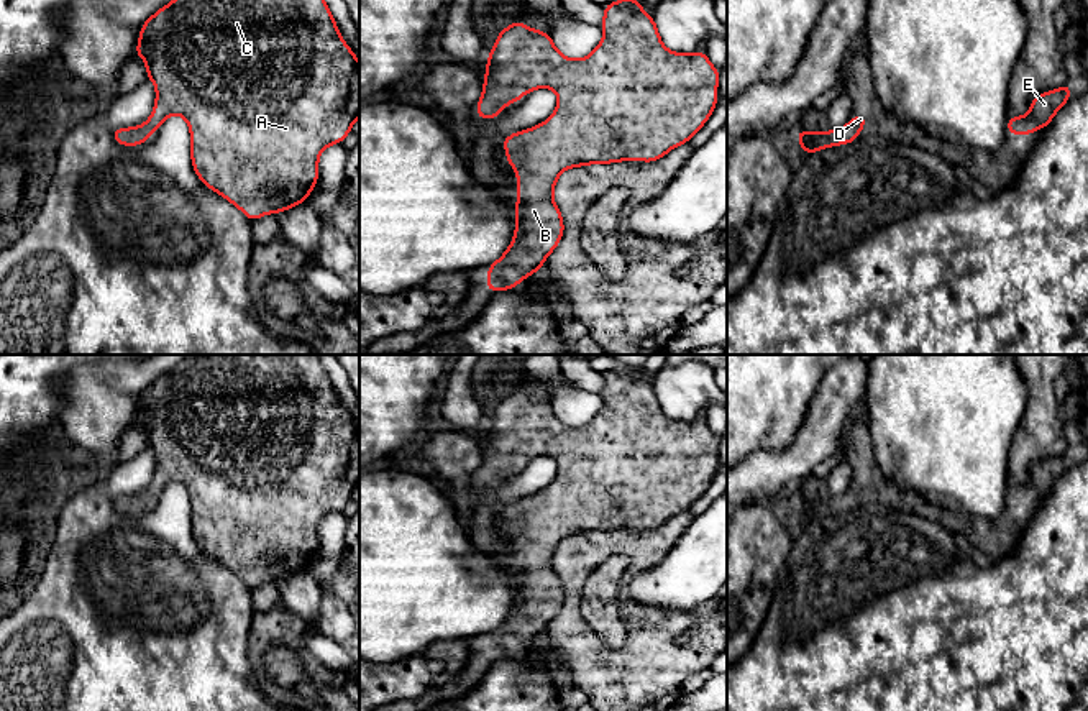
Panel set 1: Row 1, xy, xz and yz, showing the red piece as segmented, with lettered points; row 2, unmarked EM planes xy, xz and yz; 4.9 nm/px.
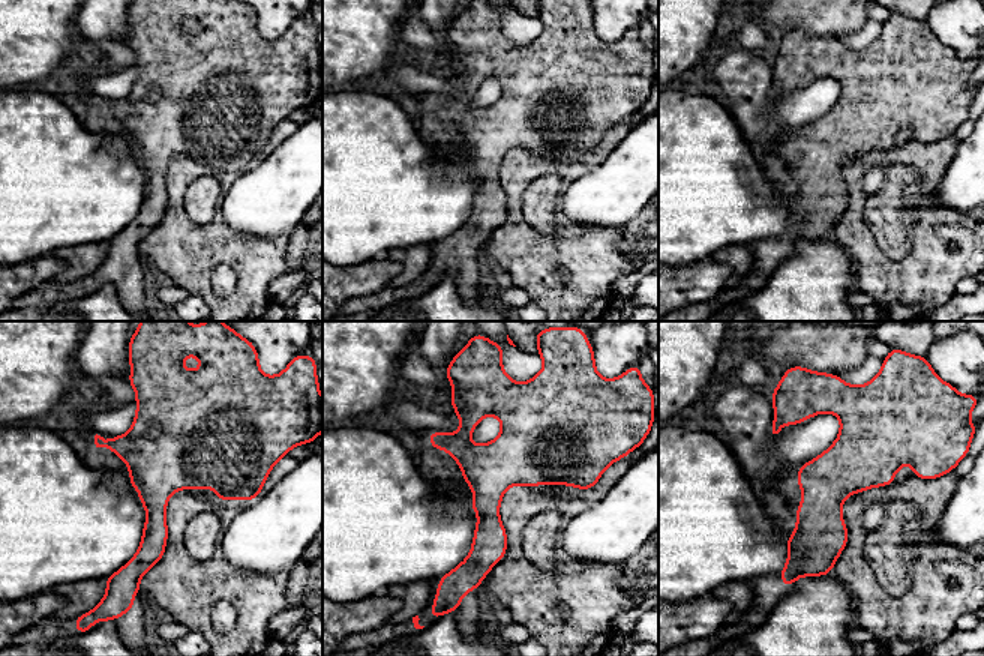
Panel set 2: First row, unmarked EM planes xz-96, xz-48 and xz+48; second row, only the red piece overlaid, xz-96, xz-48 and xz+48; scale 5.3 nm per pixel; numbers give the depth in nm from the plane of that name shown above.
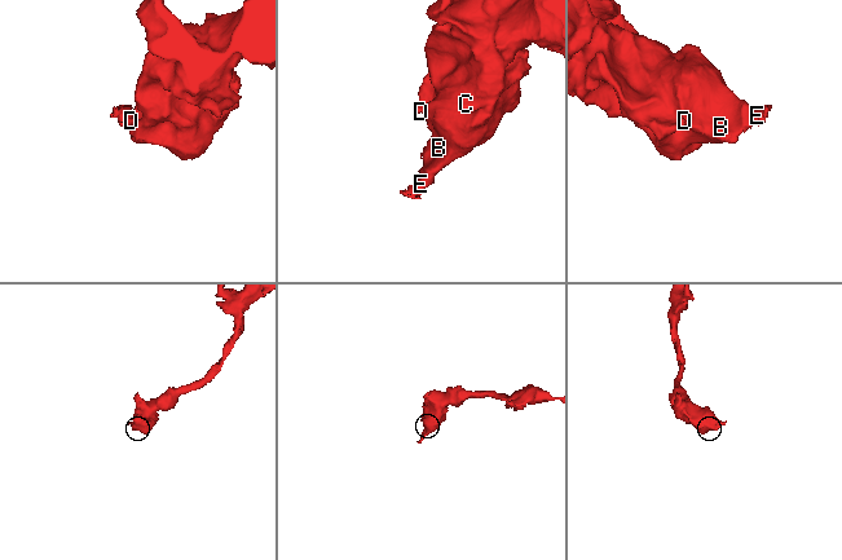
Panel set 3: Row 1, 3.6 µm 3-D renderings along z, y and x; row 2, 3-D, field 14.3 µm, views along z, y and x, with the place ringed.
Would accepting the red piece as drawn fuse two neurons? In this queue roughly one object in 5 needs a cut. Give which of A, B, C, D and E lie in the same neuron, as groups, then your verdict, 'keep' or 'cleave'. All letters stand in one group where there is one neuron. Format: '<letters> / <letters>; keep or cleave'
A B C D E; keep

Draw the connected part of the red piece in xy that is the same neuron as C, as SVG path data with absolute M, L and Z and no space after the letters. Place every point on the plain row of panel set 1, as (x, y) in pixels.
M187 355L141 392L133 425L136 424L146 429L146 445L156 455L156 471L151 484L141 494L112 496L113 509L120 514L144 512L169 483L182 483L190 496L190 527L197 545L210 558L238 575L249 589L307 570L318 548L320 521L330 512L343 511L351 501L353 489L359 484L359 430L343 409L320 355Z

